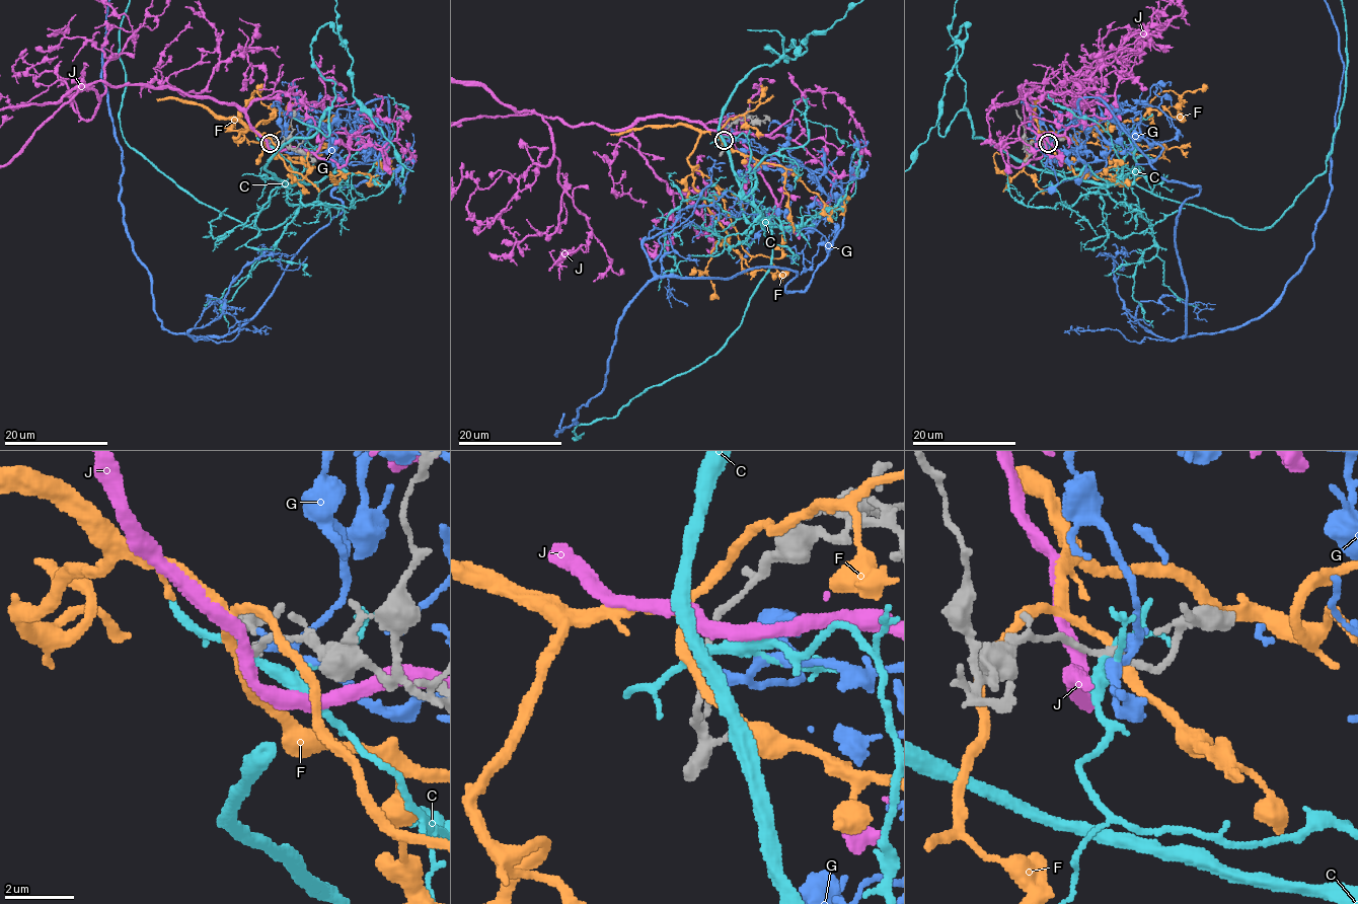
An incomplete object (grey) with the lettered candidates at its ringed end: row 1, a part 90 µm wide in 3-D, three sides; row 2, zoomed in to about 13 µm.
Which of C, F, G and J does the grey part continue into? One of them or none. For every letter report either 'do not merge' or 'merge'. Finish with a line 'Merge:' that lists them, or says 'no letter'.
C: do not merge
F: do not merge
G: merge
J: do not merge
Merge: G

